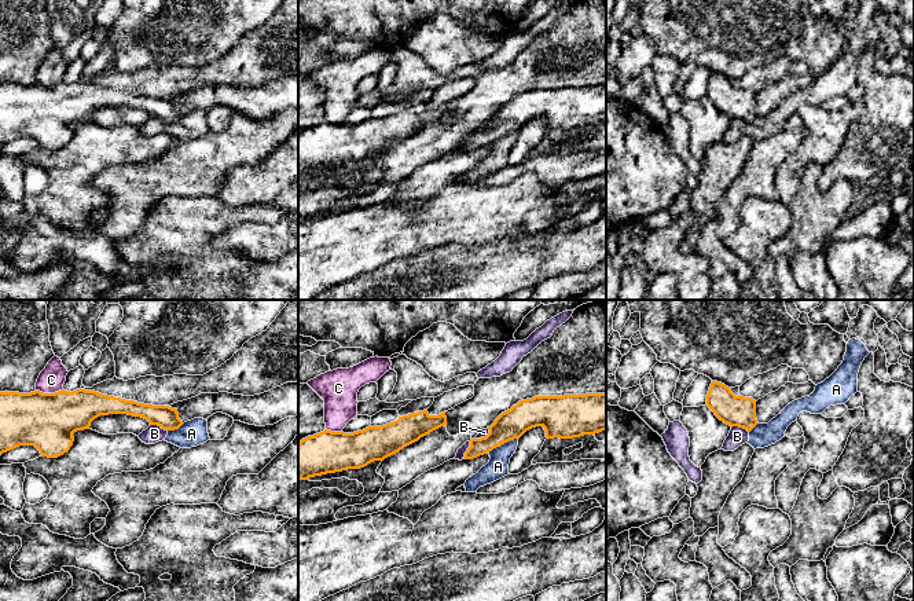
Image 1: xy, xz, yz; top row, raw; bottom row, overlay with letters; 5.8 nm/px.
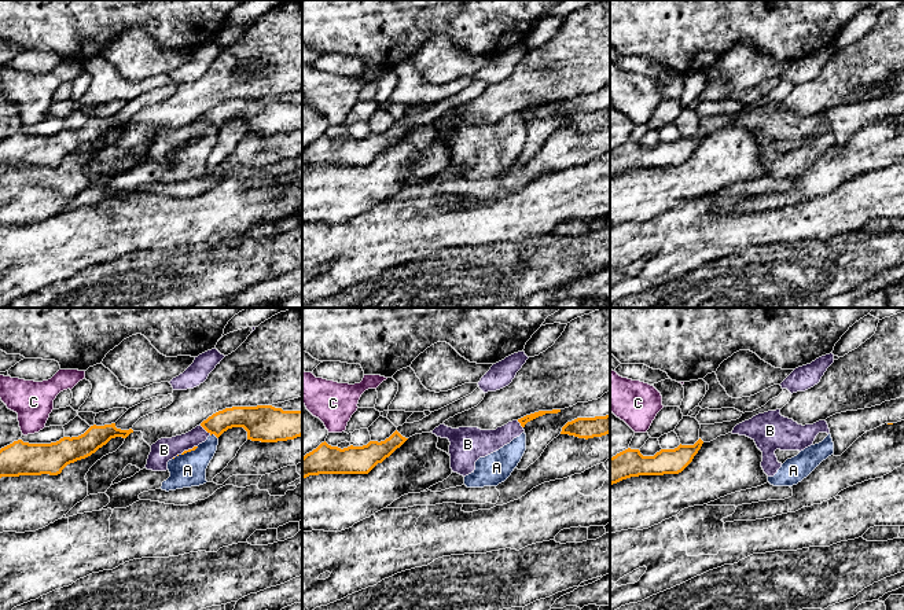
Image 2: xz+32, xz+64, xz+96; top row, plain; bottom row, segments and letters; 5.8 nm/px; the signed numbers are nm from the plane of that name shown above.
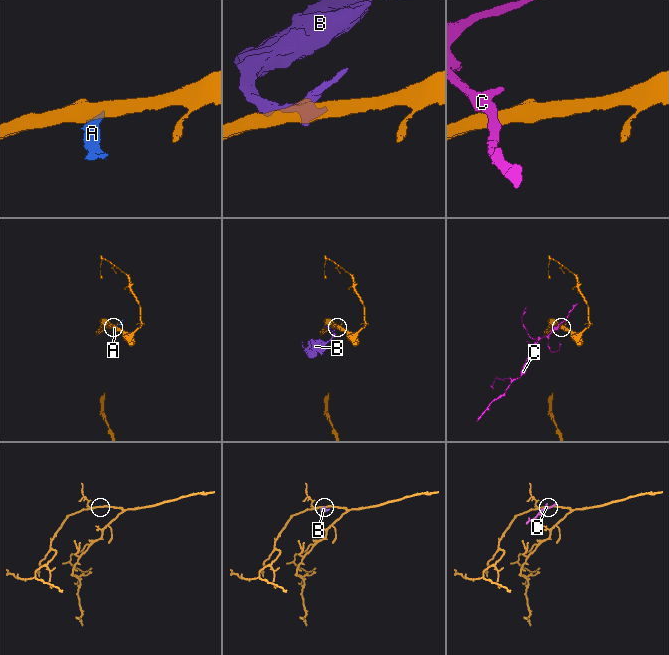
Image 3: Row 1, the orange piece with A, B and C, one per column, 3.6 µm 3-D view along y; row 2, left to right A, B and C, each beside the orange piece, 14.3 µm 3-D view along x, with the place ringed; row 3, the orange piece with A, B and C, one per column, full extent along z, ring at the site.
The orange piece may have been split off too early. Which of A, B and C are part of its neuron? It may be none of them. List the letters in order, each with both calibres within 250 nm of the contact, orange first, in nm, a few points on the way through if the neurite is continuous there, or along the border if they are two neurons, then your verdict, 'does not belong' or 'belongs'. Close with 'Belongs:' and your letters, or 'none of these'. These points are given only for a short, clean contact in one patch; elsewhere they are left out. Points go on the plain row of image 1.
A: 170 nm thick on the orange side, 130 nm on the other; border along xz (517, 129), (487, 145); does not belong
B: 130 nm thick on the orange side, 110 nm on the other; border along xy (150, 116), (157, 116), (166, 123); does not belong
C: 320 nm thick on the orange side, 150 nm on the other; border along xy (62, 80), (54, 84), (36, 83); does not belong
Belongs: none of these

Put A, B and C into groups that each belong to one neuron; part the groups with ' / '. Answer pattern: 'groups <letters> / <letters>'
groups A B / C

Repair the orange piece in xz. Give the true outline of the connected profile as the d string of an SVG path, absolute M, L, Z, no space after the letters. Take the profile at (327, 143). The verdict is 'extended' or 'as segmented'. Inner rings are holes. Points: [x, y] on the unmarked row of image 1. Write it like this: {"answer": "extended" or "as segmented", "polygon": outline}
{"answer": "as segmented", "polygon": "M423 102L353 125L324 121L308 128L298 135L298 172L383 153L430 124L447 118L445 105L430 107Z"}

